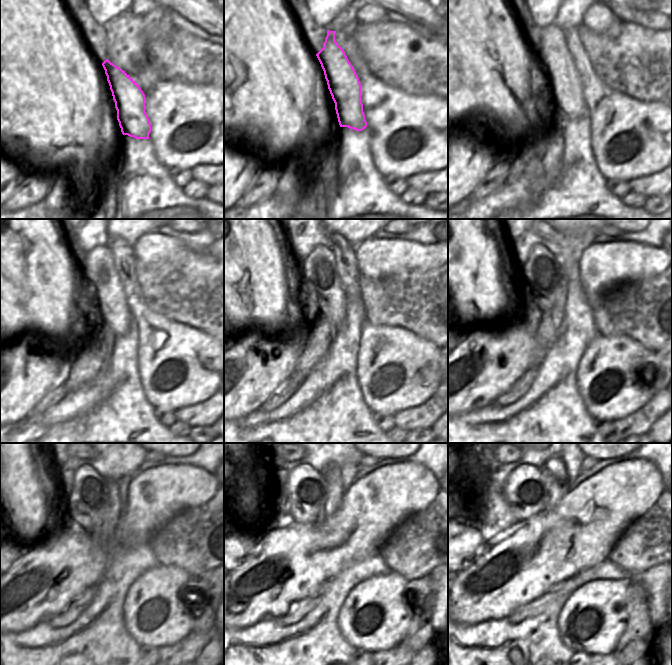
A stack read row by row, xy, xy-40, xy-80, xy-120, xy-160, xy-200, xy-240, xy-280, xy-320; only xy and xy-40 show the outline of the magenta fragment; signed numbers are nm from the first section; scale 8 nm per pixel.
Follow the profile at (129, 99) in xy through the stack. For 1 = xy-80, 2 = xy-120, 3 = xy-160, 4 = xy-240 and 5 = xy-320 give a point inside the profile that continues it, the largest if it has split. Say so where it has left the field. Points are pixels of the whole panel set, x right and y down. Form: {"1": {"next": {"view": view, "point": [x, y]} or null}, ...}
{"1": {"next": {"view": "xy-80", "point": [566, 92]}}, "2": {"next": {"view": "xy-120", "point": [97, 266]}}, "3": {"next": {"view": "xy-160", "point": [323, 295]}}, "4": {"next": {"view": "xy-240", "point": [91, 502]}}, "5": {"next": {"view": "xy-320", "point": [528, 491]}}}

